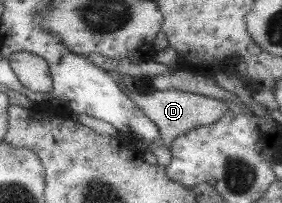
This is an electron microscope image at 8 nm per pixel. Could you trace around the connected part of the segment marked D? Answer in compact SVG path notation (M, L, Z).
M155 90L149 93L130 92L129 99L143 110L143 113L159 128L160 139L163 145L171 151L173 141L180 135L199 126L215 123L230 108L225 100L199 95L198 93L187 93L186 91L161 91Z

